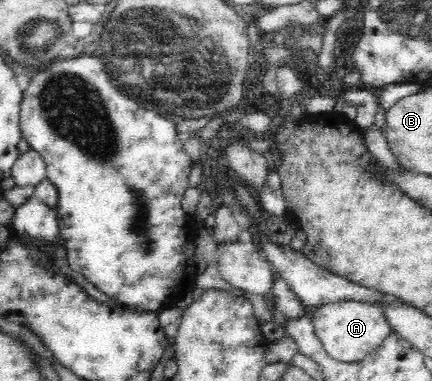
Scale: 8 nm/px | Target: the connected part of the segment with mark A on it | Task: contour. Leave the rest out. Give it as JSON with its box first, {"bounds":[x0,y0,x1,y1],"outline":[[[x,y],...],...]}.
{"bounds":[312,301,392,362],"outline":[[[340,301],[319,306],[314,312],[312,326],[318,339],[330,357],[338,362],[360,362],[369,352],[384,342],[384,338],[392,333],[386,313],[380,305],[369,302]]]}

